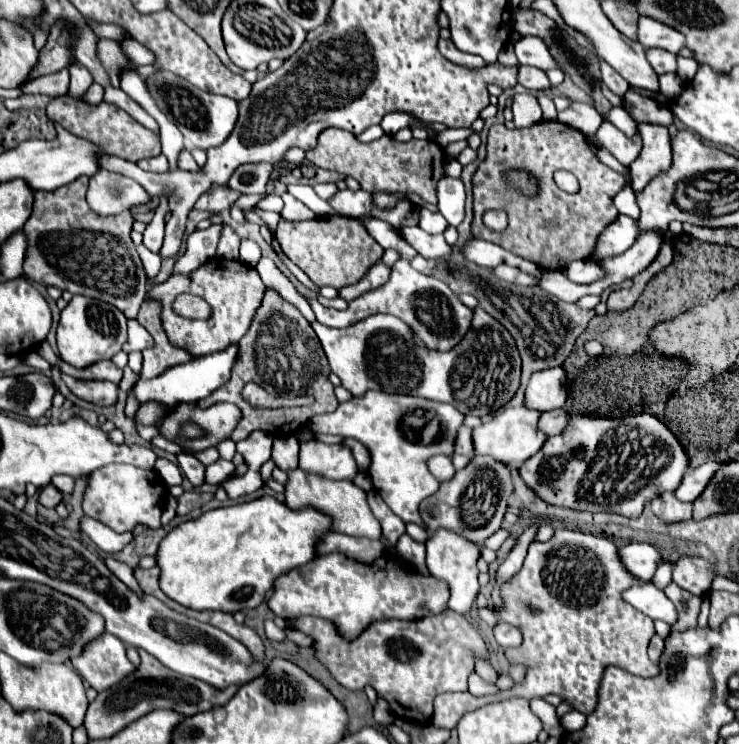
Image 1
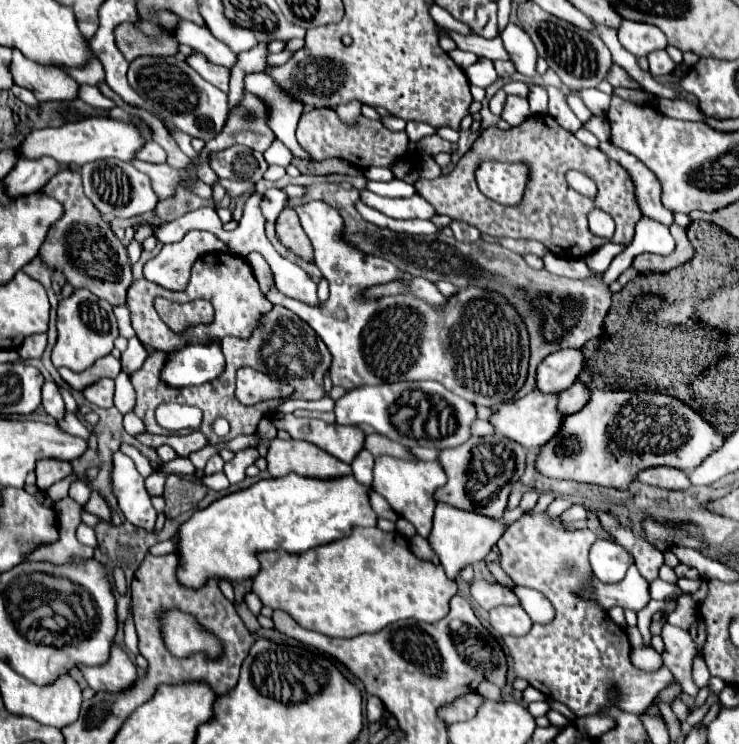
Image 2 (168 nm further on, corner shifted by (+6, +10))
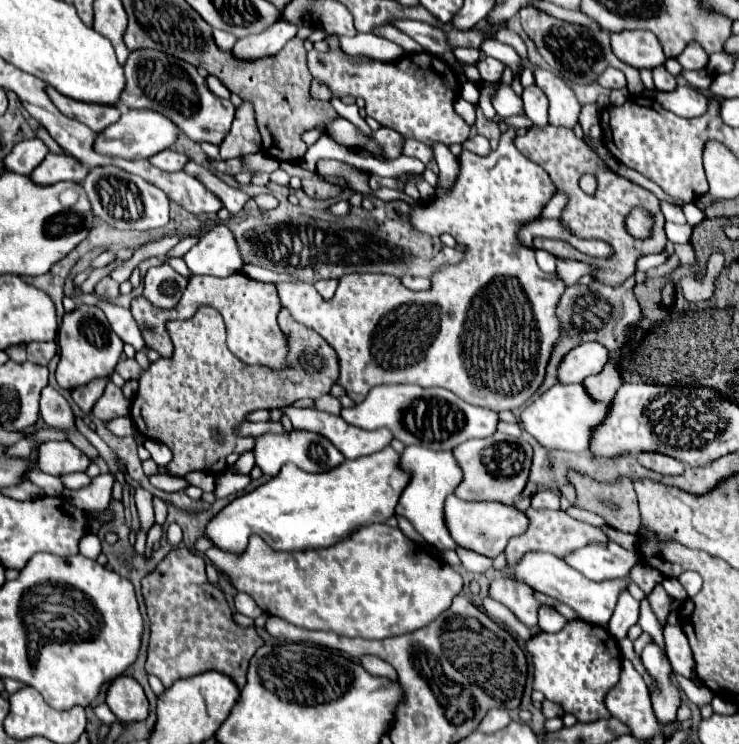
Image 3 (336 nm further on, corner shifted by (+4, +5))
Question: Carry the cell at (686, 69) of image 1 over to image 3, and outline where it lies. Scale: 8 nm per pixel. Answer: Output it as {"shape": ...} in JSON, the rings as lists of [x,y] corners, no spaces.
{"shape":[[[688,43],[676,61],[682,65],[682,69],[698,71],[698,69],[704,69],[708,65],[708,53],[700,45]]]}

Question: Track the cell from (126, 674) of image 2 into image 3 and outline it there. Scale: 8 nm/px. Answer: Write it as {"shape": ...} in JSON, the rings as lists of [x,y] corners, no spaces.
{"shape":[[[118,677],[110,685],[106,703],[112,709],[112,713],[124,723],[146,721],[148,713],[150,713],[148,699],[146,699],[140,683],[132,677]]]}

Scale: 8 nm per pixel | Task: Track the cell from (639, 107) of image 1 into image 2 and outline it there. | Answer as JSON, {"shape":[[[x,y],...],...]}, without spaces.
{"shape":[[[614,64],[610,68],[610,74],[608,74],[608,82],[612,86],[622,86],[622,88],[632,88],[632,90],[644,90],[624,68],[620,68],[618,64]]]}

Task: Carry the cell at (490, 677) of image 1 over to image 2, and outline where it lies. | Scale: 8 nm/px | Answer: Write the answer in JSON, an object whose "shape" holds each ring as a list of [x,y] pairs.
{"shape":[[[482,680],[482,682],[480,682],[478,692],[480,692],[480,696],[484,696],[484,698],[488,698],[488,700],[494,700],[494,702],[502,700],[502,696],[500,696],[500,688],[498,688],[496,684],[488,682],[488,680]]]}

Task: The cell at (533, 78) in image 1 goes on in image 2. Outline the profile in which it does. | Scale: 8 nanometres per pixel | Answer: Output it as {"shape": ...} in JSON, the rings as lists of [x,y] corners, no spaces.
{"shape":[[[496,60],[494,66],[496,66],[496,72],[498,72],[500,78],[512,78],[512,76],[516,74],[516,66],[514,66],[510,60],[506,60],[506,62]]]}

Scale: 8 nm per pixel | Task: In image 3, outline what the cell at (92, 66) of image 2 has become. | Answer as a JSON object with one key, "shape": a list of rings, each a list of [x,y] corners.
{"shape":[[[138,49],[128,55],[124,71],[128,87],[126,97],[122,97],[122,105],[136,109],[158,109],[160,113],[166,113],[166,117],[170,117],[186,137],[198,143],[206,141],[220,145],[228,135],[236,109],[230,101],[222,101],[208,89],[206,79],[194,65],[178,57],[170,57],[162,51]]]}

